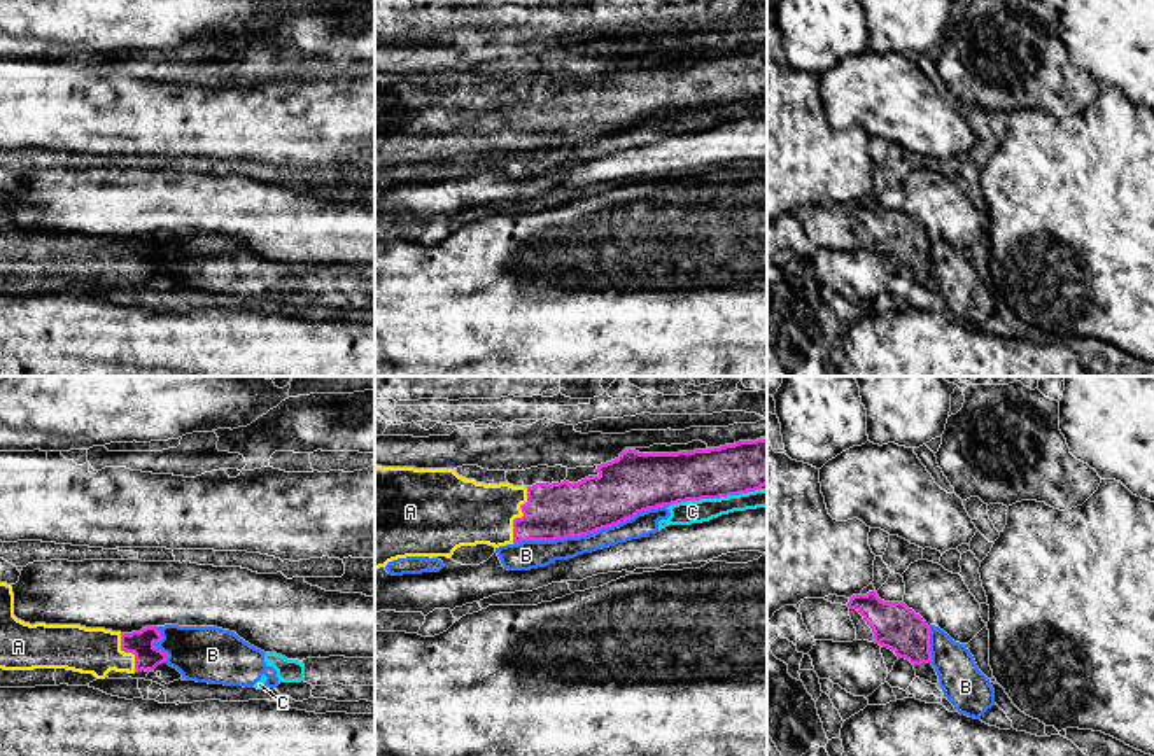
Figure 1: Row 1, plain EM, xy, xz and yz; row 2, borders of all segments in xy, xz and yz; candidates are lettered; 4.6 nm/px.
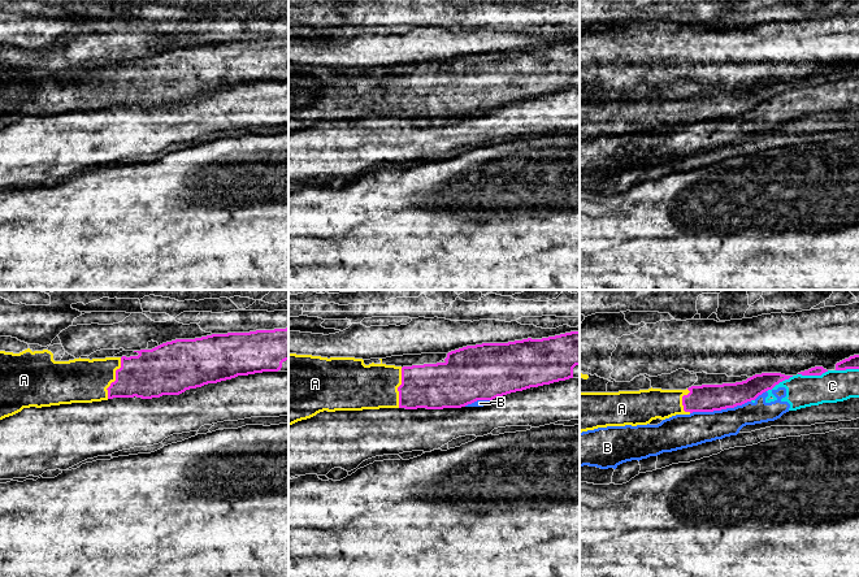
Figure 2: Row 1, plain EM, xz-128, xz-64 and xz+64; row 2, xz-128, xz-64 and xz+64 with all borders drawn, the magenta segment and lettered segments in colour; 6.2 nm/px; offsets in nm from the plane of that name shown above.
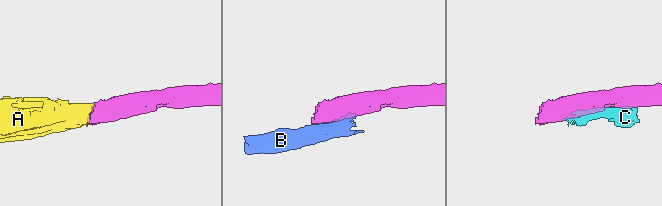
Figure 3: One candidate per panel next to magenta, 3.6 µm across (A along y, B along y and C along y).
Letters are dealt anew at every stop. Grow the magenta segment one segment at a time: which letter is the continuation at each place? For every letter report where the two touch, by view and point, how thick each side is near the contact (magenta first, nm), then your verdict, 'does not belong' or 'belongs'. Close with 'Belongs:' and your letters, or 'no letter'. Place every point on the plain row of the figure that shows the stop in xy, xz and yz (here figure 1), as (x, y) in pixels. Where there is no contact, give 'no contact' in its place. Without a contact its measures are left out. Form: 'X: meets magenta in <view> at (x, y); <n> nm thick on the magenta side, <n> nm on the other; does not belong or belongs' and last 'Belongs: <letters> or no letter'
A: meets magenta in xz at (522, 125); 260 nm thick on the magenta side, 300 nm on the other; belongs
B: meets magenta in xz at (591, 140); 260 nm thick on the magenta side, 120 nm on the other; does not belong
C: meets magenta in xz at (713, 105); 240 nm thick on the magenta side, 110 nm on the other; does not belong
Belongs: A

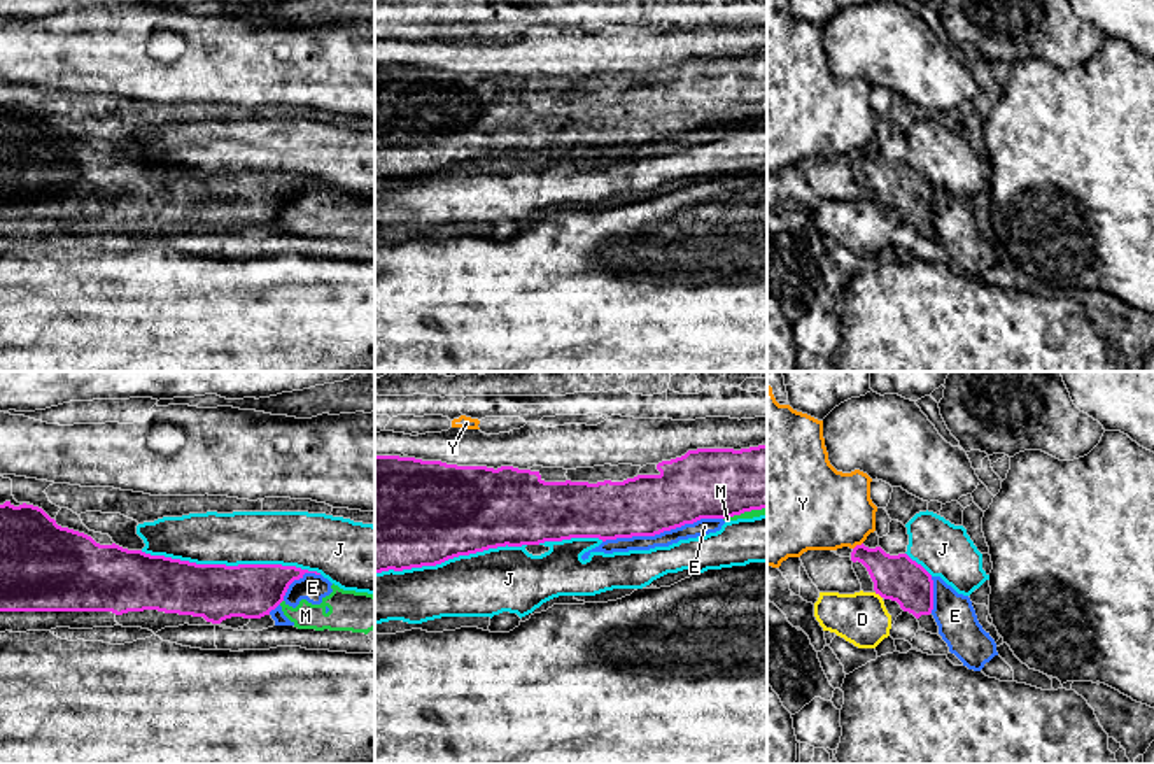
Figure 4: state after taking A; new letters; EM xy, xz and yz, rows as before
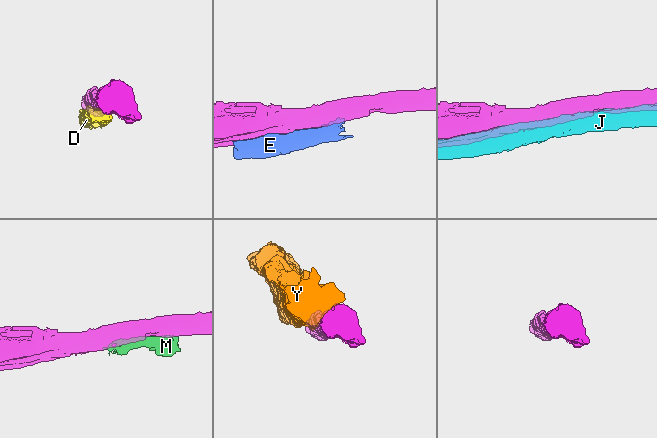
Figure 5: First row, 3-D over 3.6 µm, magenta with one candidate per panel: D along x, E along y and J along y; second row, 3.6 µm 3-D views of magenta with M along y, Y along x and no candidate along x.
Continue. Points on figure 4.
D: meets magenta in yz at (878, 200); 200 nm thick on the magenta side, 240 nm on the other; does not belong
E: meets magenta in xz at (662, 139); 300 nm thick on the magenta side, 80 nm on the other; does not belong
J: meets magenta in xy at (232, 174); 260 nm thick on the magenta side, 240 nm on the other; does not belong
M: meets magenta in xz at (745, 118); 320 nm thick on the magenta side, 40 nm on the other; does not belong
Y: meets magenta in yz at (857, 153); 200 nm thick on the magenta side, 380 nm on the other; does not belong
Belongs: no letter

